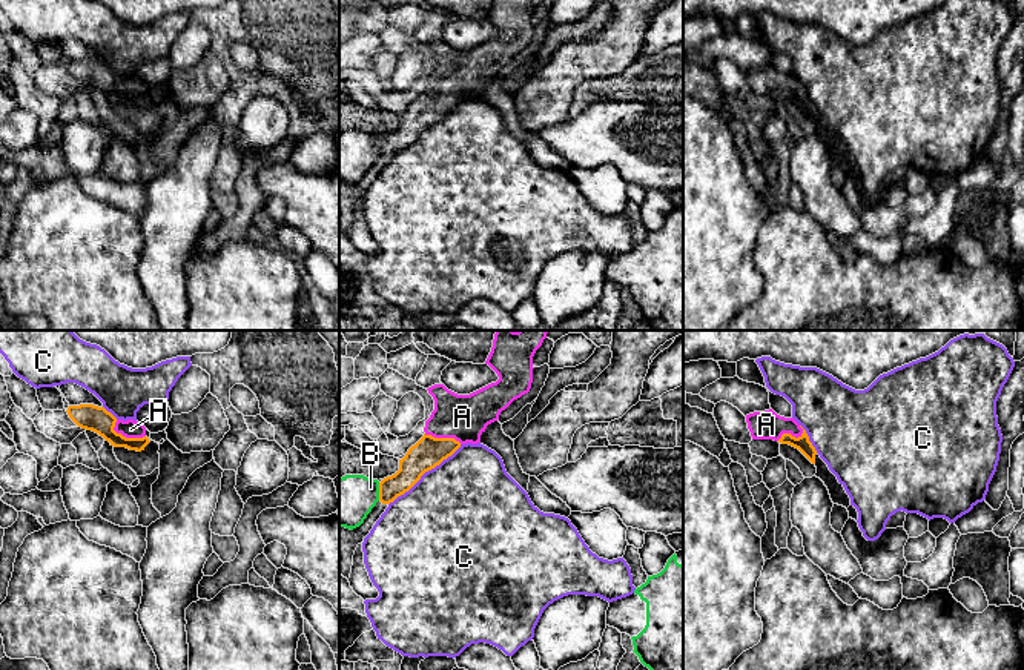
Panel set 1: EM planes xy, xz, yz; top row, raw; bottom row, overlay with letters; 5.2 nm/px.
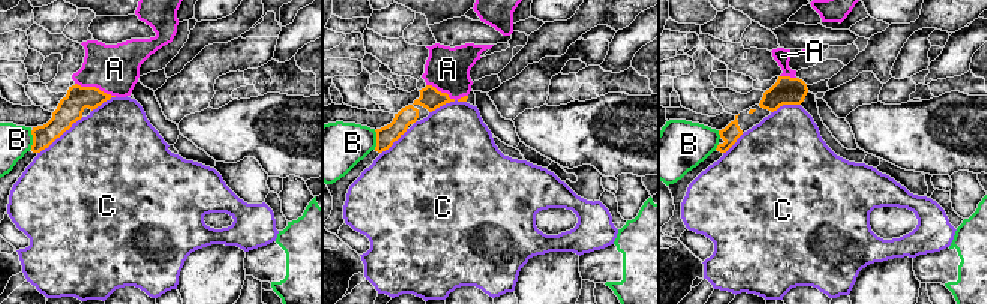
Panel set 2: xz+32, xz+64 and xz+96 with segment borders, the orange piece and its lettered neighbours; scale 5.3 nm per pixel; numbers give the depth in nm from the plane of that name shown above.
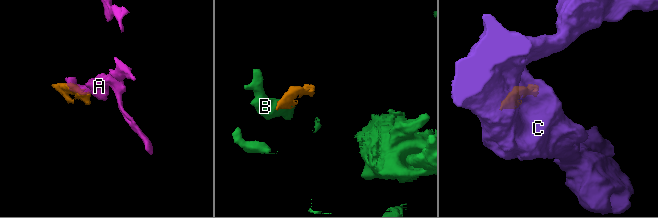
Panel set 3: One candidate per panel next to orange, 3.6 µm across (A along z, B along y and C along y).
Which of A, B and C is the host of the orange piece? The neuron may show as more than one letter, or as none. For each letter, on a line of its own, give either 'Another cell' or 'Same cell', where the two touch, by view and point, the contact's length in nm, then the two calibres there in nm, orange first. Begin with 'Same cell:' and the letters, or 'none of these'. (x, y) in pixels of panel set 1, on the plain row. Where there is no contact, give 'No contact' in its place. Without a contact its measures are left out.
Same cell: A
A: Same cell. Touches orange at xy (125, 92). Shared border 180 nm. Thickness 140 nm (orange) against 100 nm
B: Another cell. Touches orange at xz (379, 148). Shared border 100 nm. Thickness 140 nm (orange) against 260 nm
C: Another cell. Touches orange at xz (424, 128). Shared border 500 nm. Thickness 160 nm (orange) against 480 nm

